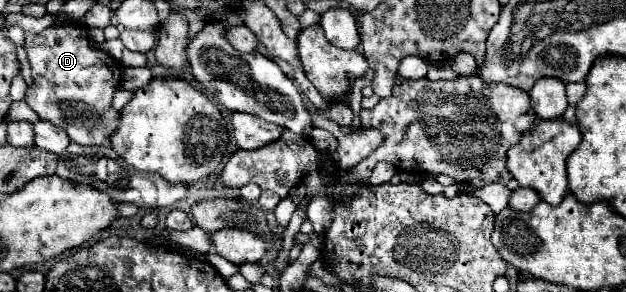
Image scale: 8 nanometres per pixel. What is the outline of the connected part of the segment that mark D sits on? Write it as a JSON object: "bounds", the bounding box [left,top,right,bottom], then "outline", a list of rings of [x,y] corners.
{"bounds":[25,23,121,145],"outline":[[[81,23],[53,25],[39,35],[27,33],[25,51],[33,71],[33,87],[25,95],[27,105],[31,105],[41,119],[65,129],[73,143],[105,145],[117,129],[117,111],[111,107],[111,99],[115,81],[117,87],[121,83],[119,63],[91,43],[89,29]]]}

